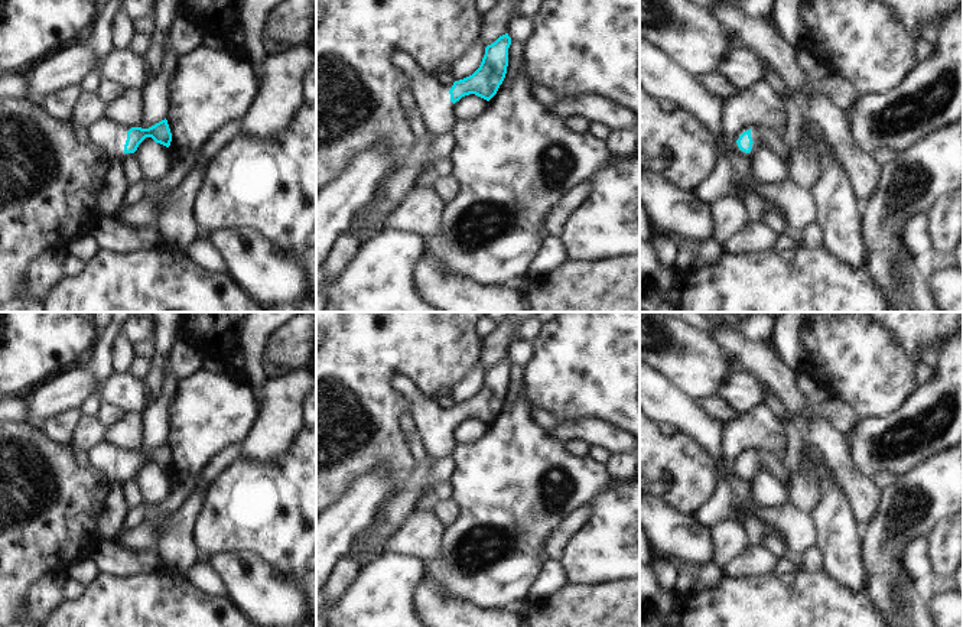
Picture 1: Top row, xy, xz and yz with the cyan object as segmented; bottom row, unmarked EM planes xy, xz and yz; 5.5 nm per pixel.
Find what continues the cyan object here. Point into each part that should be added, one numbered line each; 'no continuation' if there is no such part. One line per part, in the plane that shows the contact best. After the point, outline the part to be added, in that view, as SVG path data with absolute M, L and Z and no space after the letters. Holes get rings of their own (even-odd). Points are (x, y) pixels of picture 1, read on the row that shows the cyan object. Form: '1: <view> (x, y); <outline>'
1: xy (104, 133); M100 118L91 129L87 130L90 143L105 150L108 157L124 153L127 131L107 118Z

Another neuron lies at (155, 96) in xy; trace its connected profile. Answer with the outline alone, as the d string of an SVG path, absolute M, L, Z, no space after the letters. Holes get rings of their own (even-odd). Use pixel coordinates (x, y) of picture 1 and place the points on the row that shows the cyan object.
M167 33L159 46L160 64L153 78L141 90L143 117L140 127L149 129L167 117L169 81L179 58L170 51Z

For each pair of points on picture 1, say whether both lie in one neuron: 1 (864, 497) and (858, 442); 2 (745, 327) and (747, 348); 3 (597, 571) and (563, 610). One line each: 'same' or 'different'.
1: different
2: different
3: different

